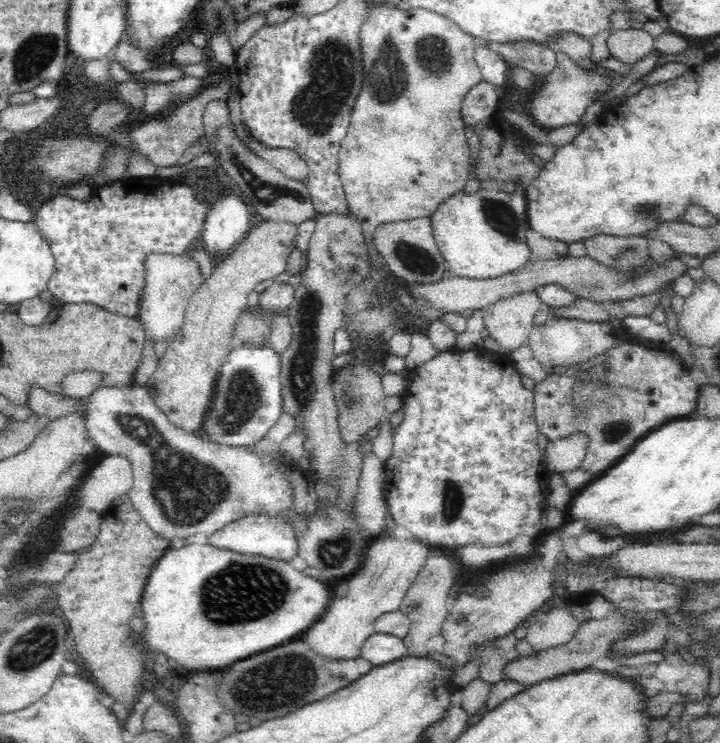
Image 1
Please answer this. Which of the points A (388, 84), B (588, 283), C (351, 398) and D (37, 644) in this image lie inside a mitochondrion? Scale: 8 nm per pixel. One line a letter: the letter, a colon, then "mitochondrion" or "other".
A: mitochondrion
B: mitochondrion
C: mitochondrion
D: mitochondrion

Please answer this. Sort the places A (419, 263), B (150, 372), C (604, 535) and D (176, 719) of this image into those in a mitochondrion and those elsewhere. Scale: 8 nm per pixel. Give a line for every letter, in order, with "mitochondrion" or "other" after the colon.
A: mitochondrion
B: other
C: other
D: other

